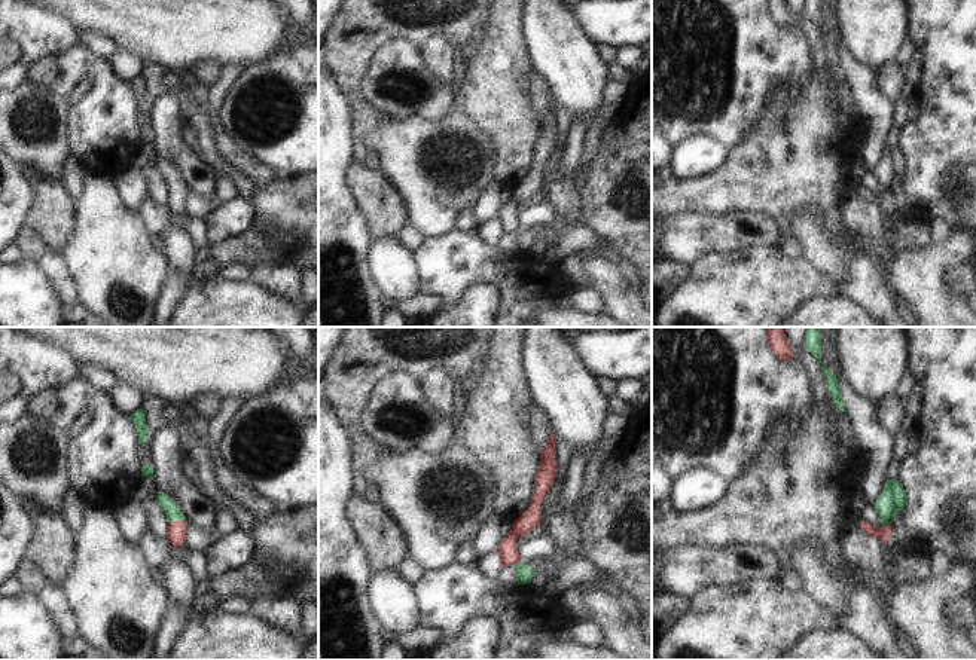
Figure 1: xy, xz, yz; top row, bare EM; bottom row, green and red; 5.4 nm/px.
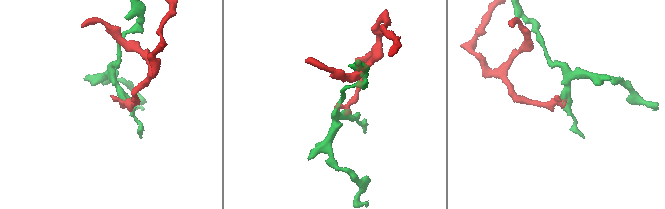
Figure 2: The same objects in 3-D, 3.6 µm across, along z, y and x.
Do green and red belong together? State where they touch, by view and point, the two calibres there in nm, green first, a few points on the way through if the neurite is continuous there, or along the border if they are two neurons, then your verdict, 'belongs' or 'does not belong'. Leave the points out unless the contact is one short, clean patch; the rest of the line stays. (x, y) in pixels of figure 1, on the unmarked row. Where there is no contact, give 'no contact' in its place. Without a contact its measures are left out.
meets green in xy at (177, 186); 80 nm thick on the green side, 110 nm on the other; runs through xy (173, 180), (177, 186), (176, 199); belongs

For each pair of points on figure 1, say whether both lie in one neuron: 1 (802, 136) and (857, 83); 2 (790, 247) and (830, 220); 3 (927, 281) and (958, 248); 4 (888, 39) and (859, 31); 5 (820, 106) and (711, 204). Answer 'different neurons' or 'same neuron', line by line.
1: different neurons
2: different neurons
3: same neuron
4: same neuron
5: same neuron

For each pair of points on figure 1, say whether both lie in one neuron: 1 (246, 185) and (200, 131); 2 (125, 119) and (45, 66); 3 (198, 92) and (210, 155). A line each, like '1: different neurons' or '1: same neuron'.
1: same neuron
2: same neuron
3: different neurons

